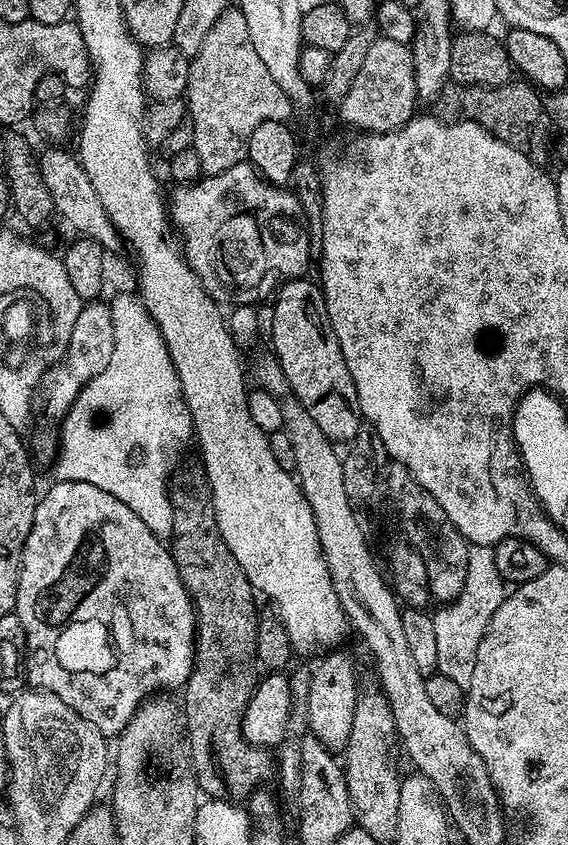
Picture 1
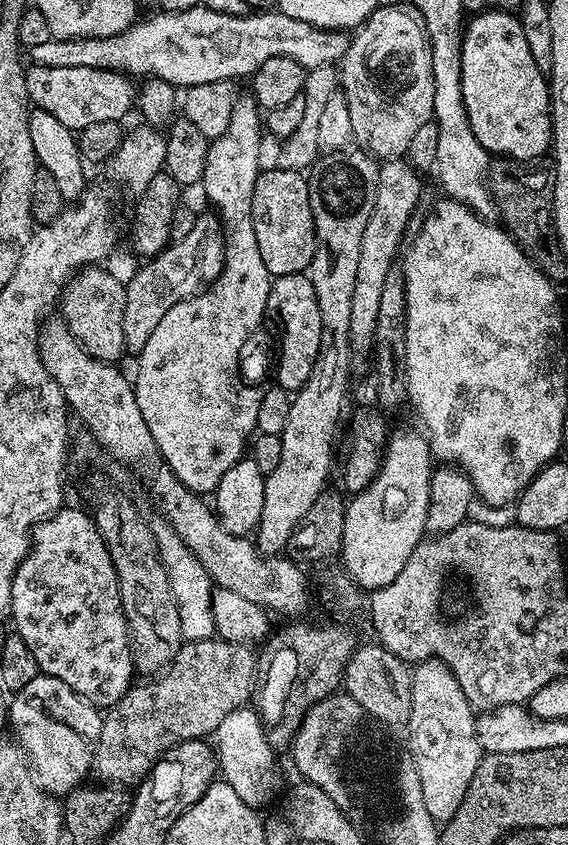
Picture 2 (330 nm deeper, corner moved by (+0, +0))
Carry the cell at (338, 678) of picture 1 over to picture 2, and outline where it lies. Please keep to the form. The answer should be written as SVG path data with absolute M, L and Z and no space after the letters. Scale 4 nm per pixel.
M408 428L401 432L393 431L388 437L388 446L382 453L380 471L362 491L355 493L352 500L347 501L338 556L340 552L349 578L360 588L375 590L390 586L390 582L394 582L394 578L402 574L402 566L410 562L410 554L414 554L420 541L425 539L426 506L430 502L430 478L434 471L434 457L428 449L427 435L417 432L411 432Z

